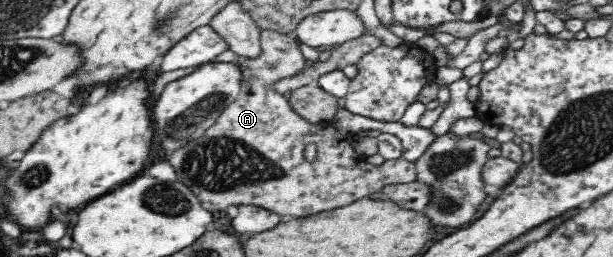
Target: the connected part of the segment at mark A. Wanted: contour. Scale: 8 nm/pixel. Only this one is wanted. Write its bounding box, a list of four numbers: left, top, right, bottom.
[162,30,417,217]

